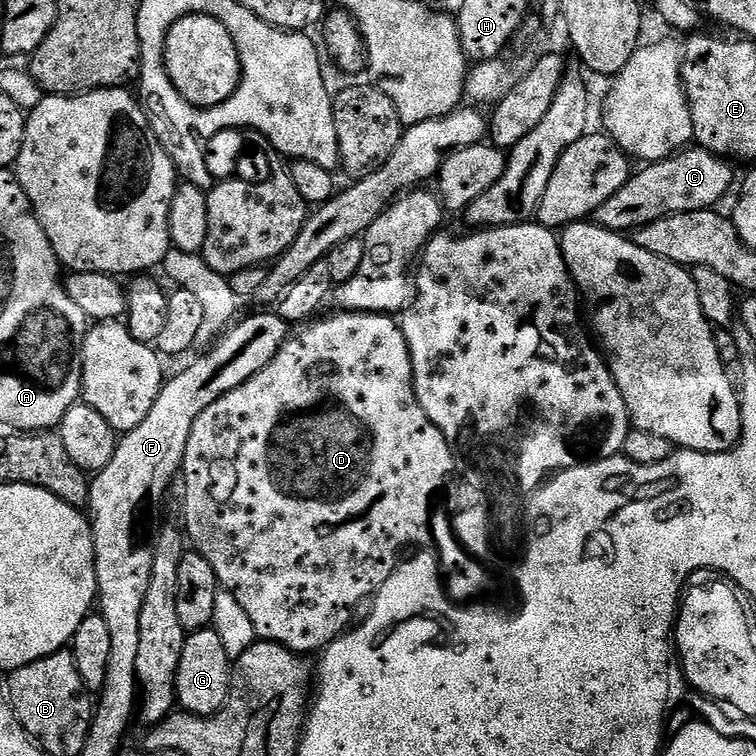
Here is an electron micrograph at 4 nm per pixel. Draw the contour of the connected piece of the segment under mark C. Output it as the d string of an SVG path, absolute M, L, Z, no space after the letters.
M689 146L674 156L667 156L664 160L648 162L643 165L641 172L633 171L628 181L614 194L614 198L606 198L602 206L594 213L595 223L601 228L609 228L611 232L631 234L637 228L645 228L650 222L658 222L674 214L687 212L706 212L717 207L716 203L732 188L732 168L723 156L716 156L710 150L699 146Z

